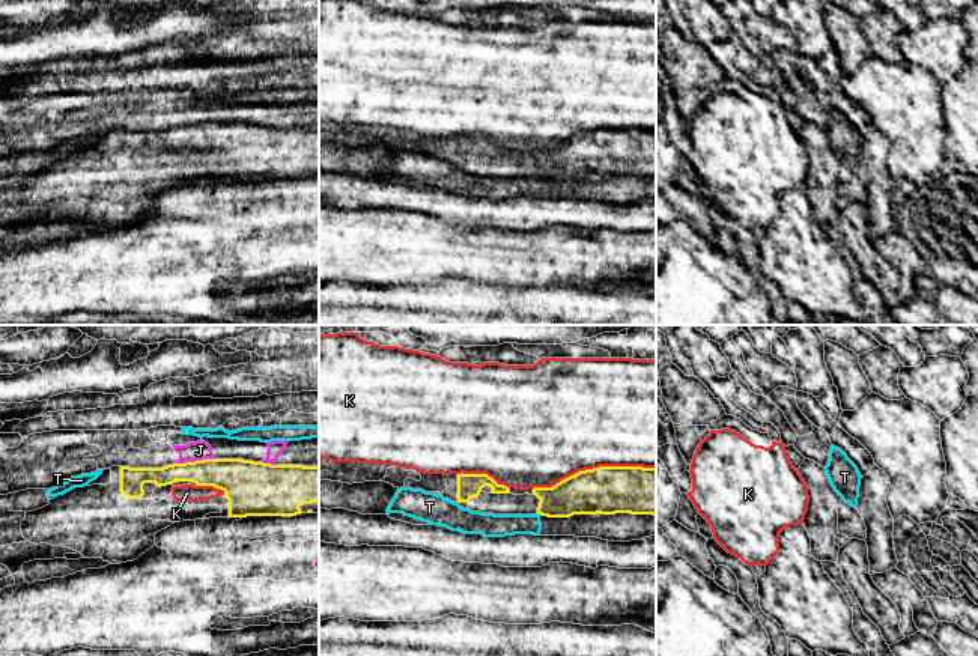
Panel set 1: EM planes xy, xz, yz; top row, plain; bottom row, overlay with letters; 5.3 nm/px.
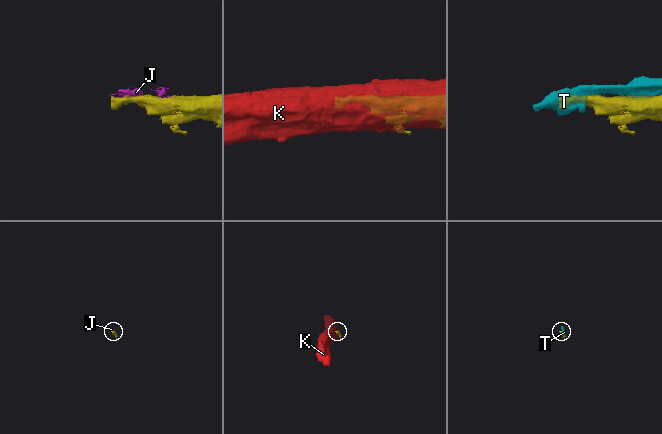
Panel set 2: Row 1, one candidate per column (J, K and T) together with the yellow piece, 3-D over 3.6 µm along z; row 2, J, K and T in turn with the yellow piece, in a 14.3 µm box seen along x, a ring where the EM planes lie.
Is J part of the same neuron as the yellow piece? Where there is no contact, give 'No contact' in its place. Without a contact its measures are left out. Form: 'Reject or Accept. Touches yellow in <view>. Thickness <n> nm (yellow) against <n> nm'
Reject. Touches yellow in xy. Thickness 200 nm (yellow) against 100 nm

